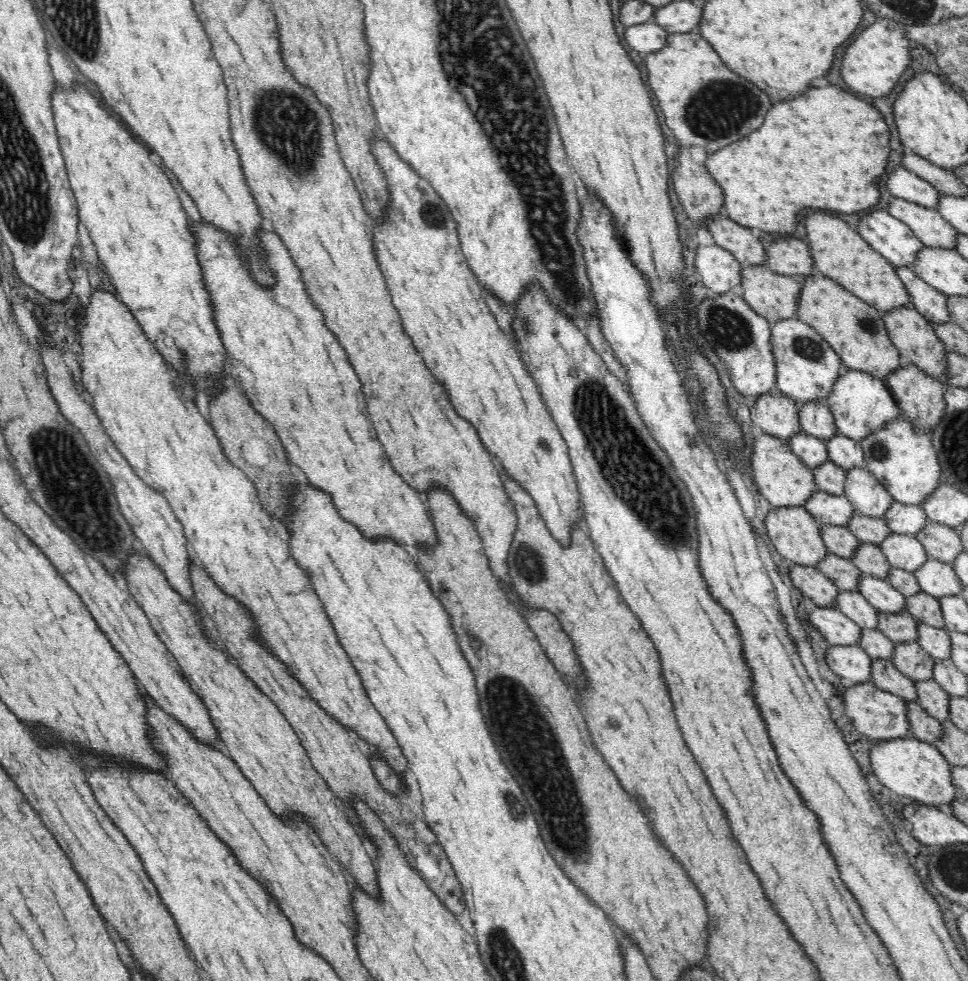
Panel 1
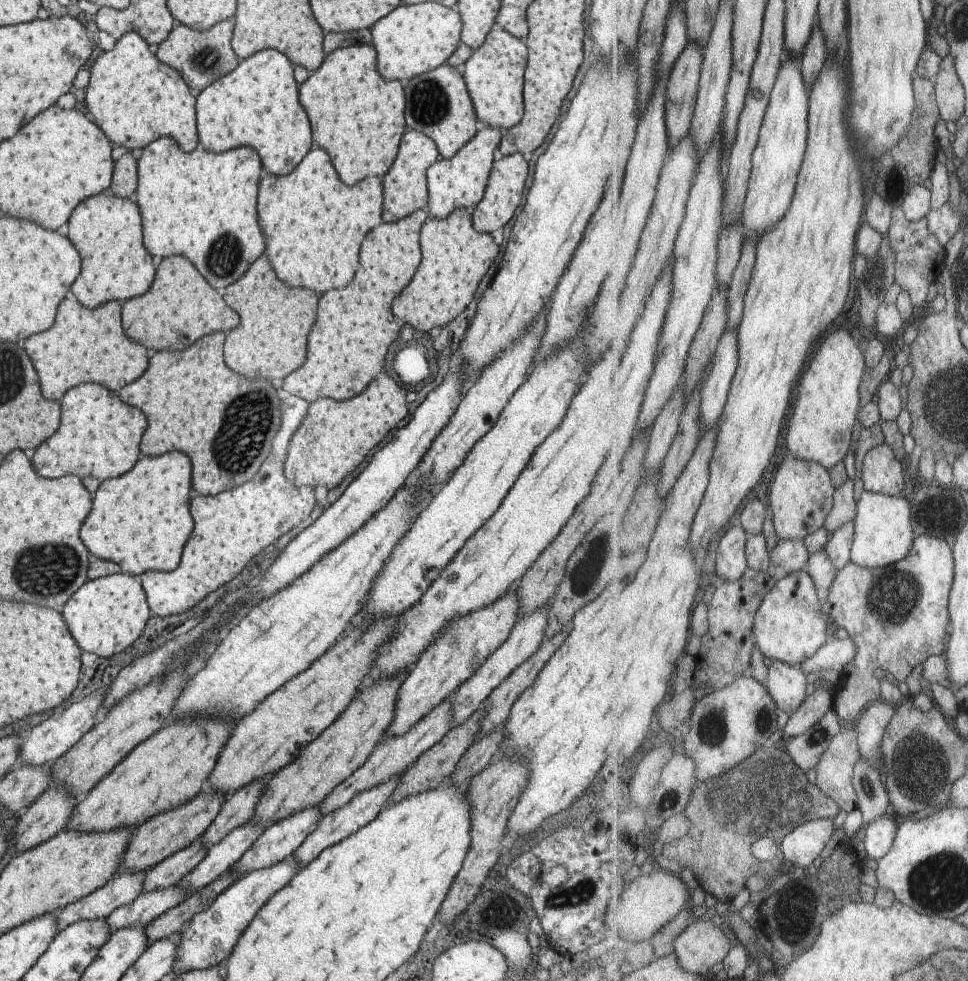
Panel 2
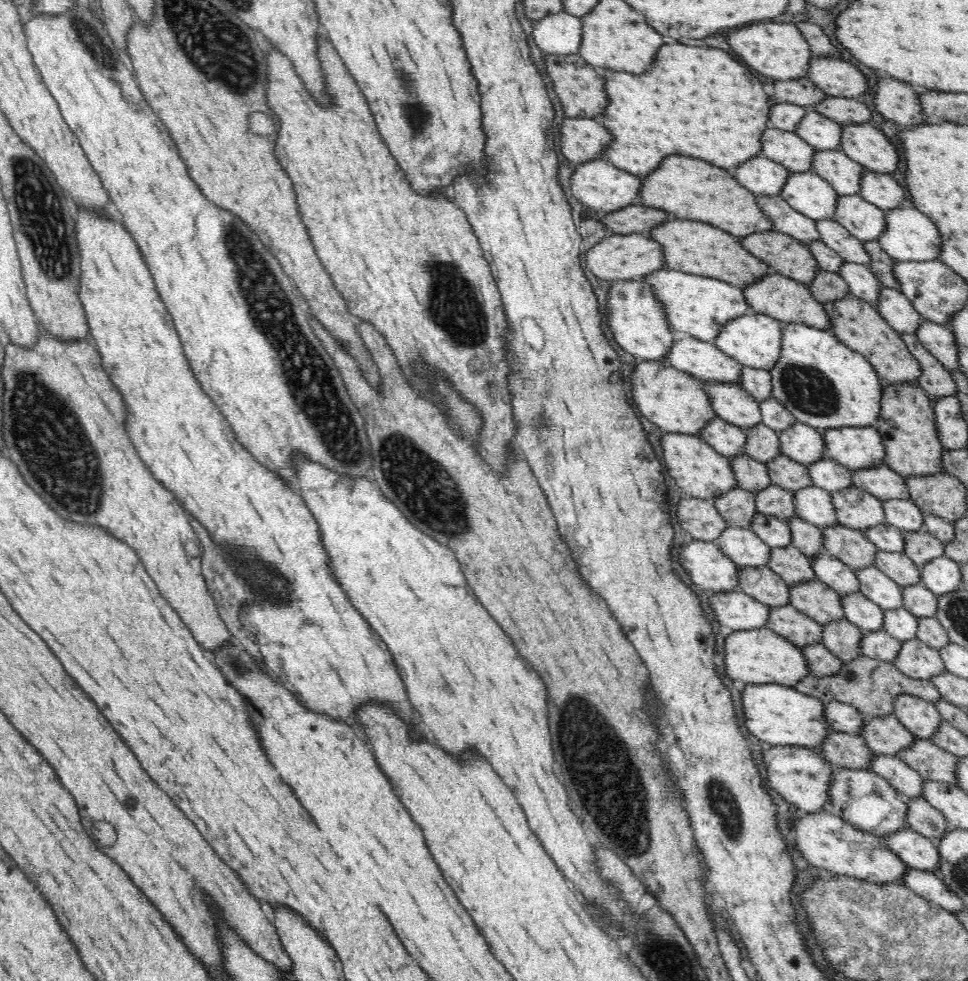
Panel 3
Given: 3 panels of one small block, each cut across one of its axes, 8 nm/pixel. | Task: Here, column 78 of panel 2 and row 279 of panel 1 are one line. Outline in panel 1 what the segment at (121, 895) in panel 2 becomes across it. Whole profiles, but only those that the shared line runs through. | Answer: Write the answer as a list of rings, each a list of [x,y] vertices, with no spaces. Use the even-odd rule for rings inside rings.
[[[895,266],[894,270],[910,295],[910,306],[923,314],[931,323],[951,322],[946,295],[924,282],[912,269]]]

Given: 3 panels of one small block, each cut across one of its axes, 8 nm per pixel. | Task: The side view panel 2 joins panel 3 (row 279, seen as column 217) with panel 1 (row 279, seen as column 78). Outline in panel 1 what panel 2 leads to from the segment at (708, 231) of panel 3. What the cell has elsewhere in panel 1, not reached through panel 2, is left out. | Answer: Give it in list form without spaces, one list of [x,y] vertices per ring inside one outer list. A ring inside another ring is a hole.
[[[815,271],[799,279],[795,316],[810,325],[838,353],[841,363],[884,379],[900,366],[900,353],[888,338],[881,312],[846,290],[835,280]]]

